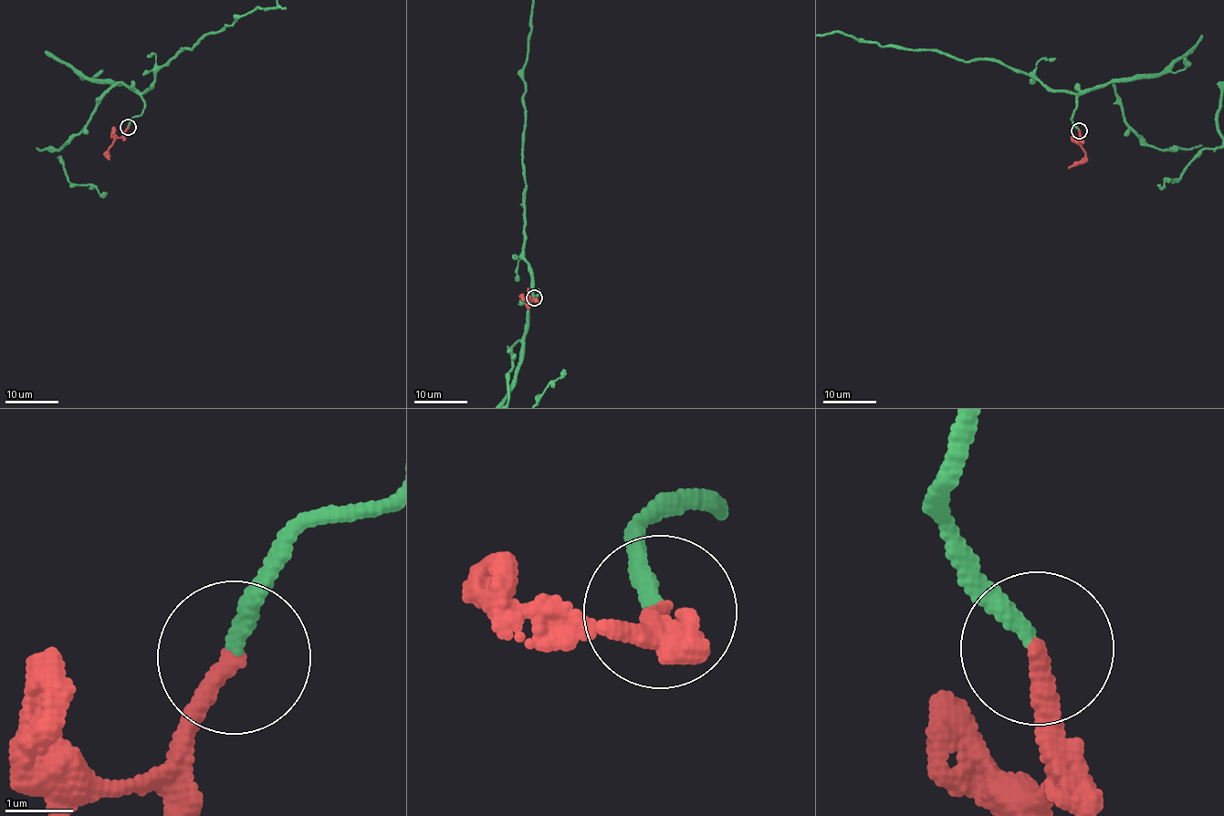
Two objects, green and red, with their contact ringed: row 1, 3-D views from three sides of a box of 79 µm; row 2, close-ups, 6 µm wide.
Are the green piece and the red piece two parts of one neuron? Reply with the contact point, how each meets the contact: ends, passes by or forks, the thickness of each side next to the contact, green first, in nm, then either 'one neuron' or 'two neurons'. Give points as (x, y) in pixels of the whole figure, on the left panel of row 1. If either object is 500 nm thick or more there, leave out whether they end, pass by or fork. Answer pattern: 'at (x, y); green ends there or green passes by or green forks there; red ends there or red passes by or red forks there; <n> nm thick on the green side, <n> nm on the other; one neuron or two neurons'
at (128, 127); green ends there; red ends there; 240 nm thick on the green side, 280 nm on the other; one neuron

